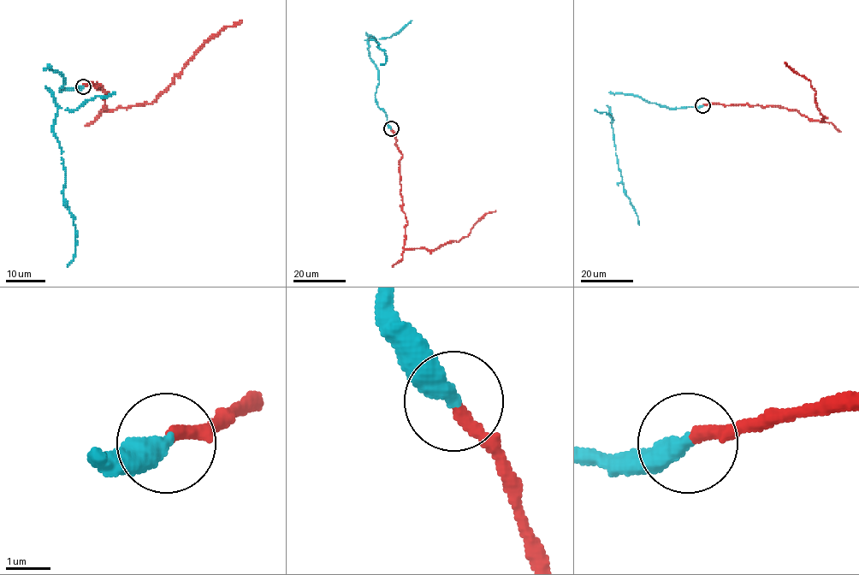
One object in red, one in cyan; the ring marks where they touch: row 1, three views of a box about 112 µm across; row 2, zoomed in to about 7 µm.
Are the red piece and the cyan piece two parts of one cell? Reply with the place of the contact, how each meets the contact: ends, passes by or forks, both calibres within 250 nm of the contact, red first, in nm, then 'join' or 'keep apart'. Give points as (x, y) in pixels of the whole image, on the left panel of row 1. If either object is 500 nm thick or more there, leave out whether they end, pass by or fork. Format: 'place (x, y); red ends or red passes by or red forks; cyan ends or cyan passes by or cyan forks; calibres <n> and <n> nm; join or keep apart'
place (83, 86); red ends; cyan ends; calibres 280 and 460 nm; keep apart

